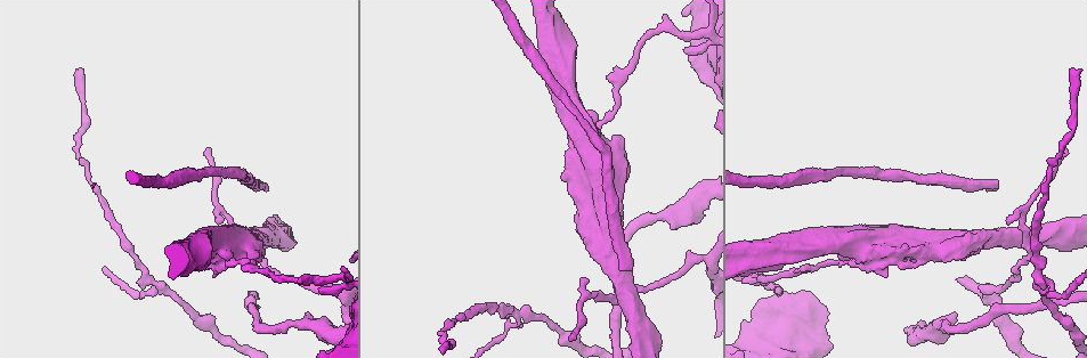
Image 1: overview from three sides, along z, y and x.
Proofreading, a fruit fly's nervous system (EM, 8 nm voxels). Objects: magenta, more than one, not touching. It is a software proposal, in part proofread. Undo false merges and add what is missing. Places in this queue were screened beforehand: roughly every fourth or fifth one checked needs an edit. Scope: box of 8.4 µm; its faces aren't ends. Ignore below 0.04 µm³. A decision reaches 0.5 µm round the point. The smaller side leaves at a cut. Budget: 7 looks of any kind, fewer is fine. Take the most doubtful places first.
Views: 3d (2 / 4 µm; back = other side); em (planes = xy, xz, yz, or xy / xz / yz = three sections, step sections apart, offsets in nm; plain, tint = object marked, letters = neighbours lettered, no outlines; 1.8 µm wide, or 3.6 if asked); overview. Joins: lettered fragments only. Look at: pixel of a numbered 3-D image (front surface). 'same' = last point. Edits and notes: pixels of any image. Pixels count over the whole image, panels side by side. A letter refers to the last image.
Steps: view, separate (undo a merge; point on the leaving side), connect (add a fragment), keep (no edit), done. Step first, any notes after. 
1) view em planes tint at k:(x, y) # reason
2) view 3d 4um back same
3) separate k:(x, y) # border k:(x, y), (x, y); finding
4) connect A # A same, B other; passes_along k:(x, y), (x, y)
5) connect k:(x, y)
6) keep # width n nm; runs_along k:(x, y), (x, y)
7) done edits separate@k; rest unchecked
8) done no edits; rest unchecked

view em planes plain at 1:(996, 187)

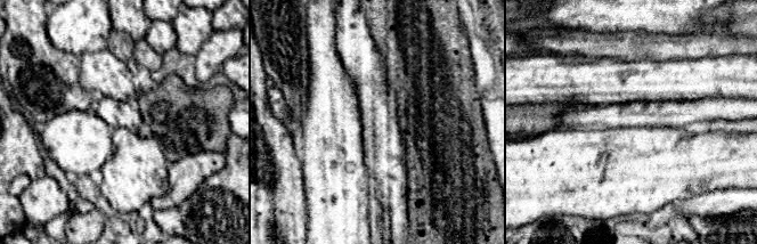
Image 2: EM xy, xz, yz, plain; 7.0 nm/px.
view em planes letters same

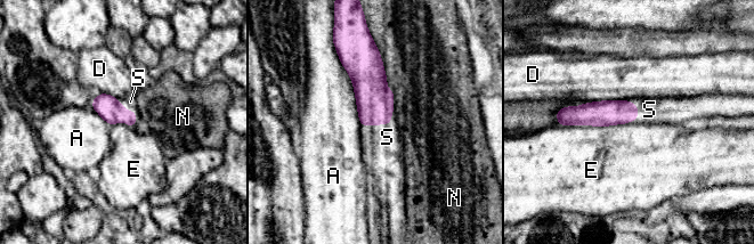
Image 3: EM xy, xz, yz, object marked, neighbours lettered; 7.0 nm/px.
connect S # A other, D other, E other, N other, S same; passes_along 3:(108, 107), (131, 110), (130, 102); it goes on there

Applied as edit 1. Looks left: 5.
view overview

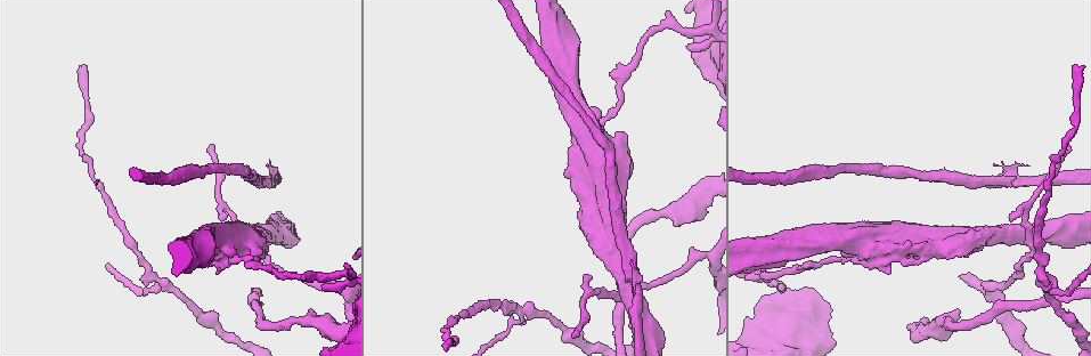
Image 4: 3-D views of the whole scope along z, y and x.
view em planes tint at 4:(531, 313) # arms part here

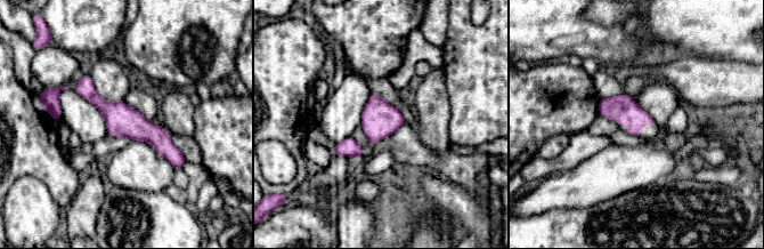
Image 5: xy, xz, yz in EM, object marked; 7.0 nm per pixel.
view em planes letters same

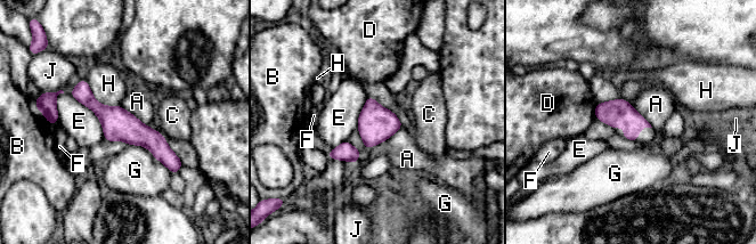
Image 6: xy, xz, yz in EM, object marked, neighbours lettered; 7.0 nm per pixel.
keep # width 200 nm; longest_contact E 420 nm; A other, B other, C other, D other, E other, F other, G other, H other, J other; all the same neuron

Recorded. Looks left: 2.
view em yz step 8 tint at 4:(687, 46) # branch stops here

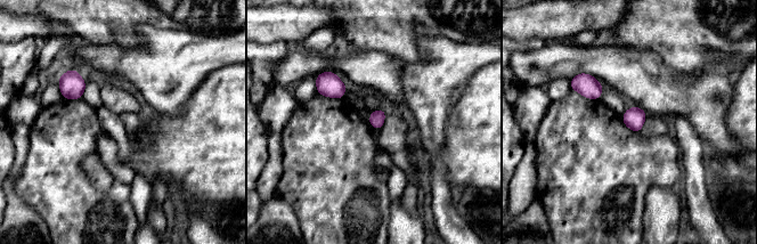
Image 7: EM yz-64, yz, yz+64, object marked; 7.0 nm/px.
view em yz step 8 letters same # what lies round it

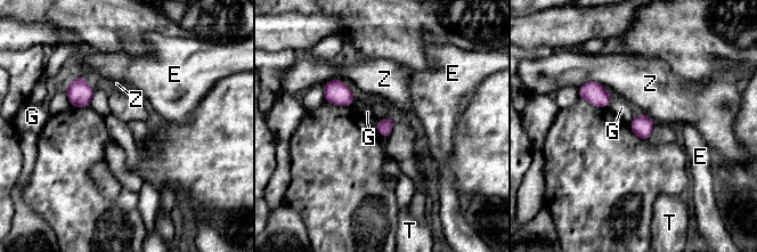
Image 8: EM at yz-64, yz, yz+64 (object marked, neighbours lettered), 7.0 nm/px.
keep # E other, G other, T other, Z other; none of them fits

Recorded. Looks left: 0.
done edits connect@3; rest unchecked

